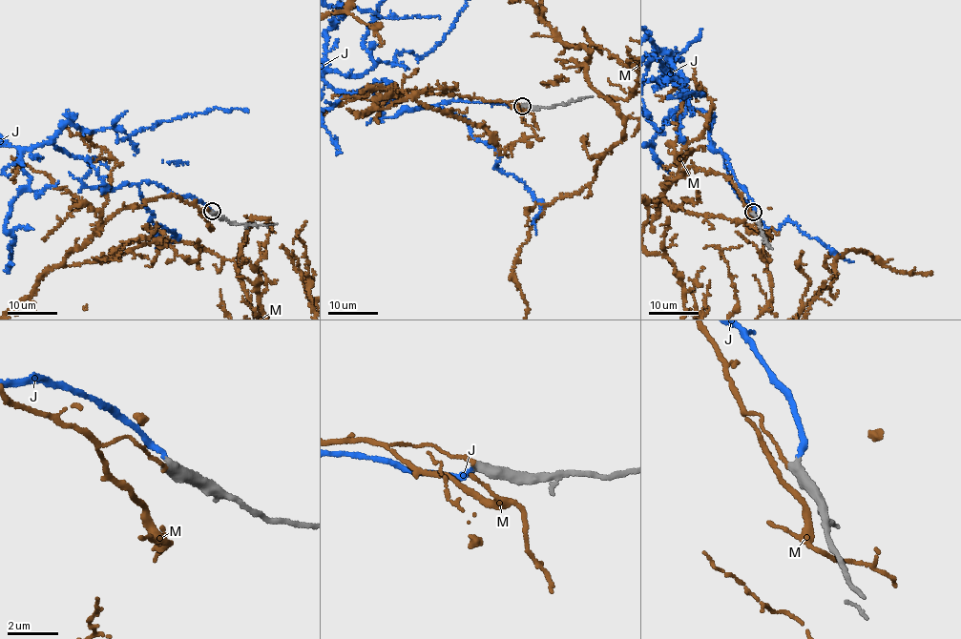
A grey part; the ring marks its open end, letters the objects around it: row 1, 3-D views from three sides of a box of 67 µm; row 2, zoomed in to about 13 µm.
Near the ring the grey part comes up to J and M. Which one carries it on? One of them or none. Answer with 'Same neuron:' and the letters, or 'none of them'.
Same neuron: J

